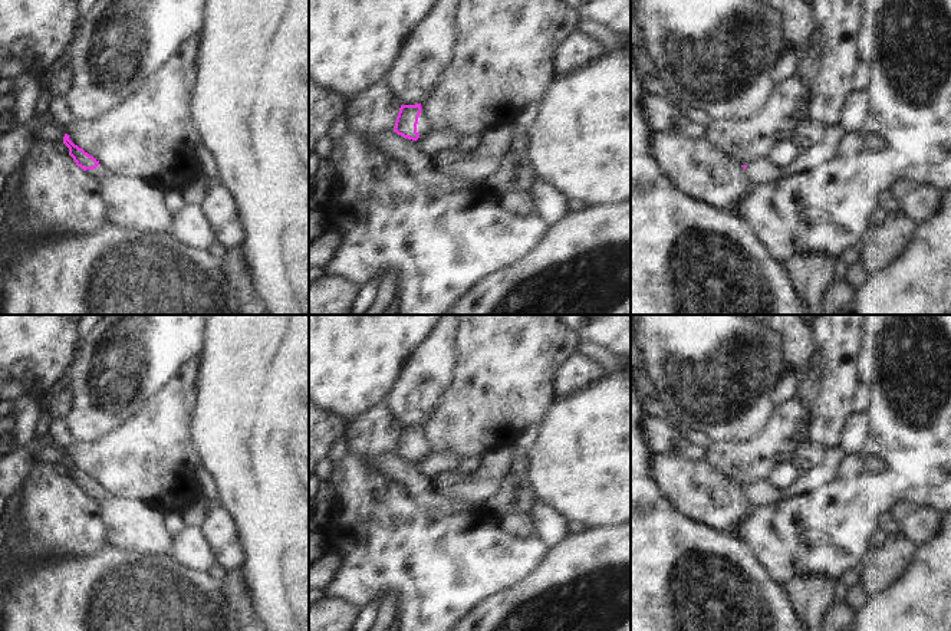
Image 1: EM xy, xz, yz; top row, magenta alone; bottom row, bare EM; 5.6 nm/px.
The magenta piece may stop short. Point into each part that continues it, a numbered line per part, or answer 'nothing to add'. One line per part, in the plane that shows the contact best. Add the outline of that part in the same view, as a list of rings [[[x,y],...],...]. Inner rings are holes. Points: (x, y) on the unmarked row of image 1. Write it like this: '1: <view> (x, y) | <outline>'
1: xz (423, 449) | [[[421,433],[421,436],[419,436],[419,438],[418,438],[418,446],[417,446],[417,454],[418,454],[418,457],[422,459],[422,457],[425,457],[425,456],[428,456],[428,454],[431,454],[431,453],[432,453],[432,451],[431,451],[431,448],[430,448],[430,446],[428,446],[424,434]]]

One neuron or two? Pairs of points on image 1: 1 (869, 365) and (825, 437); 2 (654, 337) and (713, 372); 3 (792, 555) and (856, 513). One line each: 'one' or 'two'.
1: two
2: one
3: one

